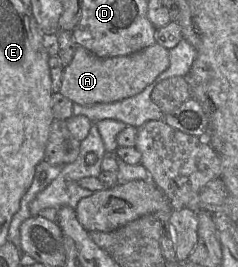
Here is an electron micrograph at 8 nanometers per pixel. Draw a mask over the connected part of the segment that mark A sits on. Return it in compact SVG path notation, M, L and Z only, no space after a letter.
M154 43L130 55L99 58L77 44L72 61L63 70L59 93L73 104L84 106L132 97L142 92L169 67L168 52L168 49Z

